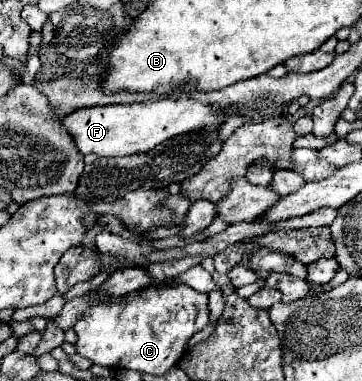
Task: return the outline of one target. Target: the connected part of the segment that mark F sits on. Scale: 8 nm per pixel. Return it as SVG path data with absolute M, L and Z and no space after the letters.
M161 99L161 101L145 101L133 105L97 105L85 107L69 113L61 119L69 135L75 139L79 153L95 153L99 157L125 157L117 153L145 153L155 145L201 127L213 127L217 123L217 115L209 105L193 99Z

